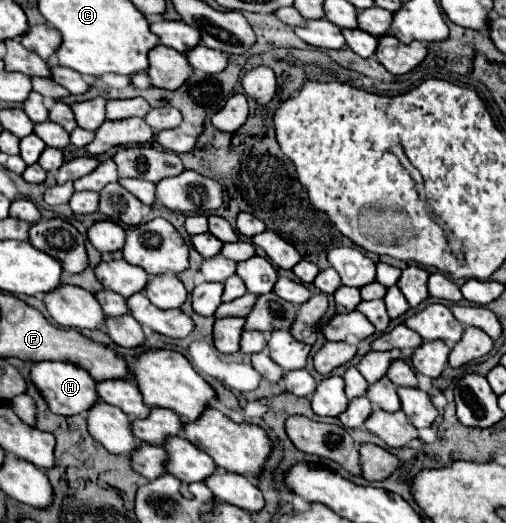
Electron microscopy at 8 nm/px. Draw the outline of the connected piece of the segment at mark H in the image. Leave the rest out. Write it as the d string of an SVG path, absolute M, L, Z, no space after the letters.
M40 361L34 363L30 369L30 379L34 383L34 387L40 391L40 395L44 397L44 401L48 403L52 413L58 415L78 415L82 411L88 409L88 405L92 405L92 401L96 401L96 391L94 385L96 381L88 375L88 371L84 371L82 367L74 365L74 363L66 363L66 361Z

